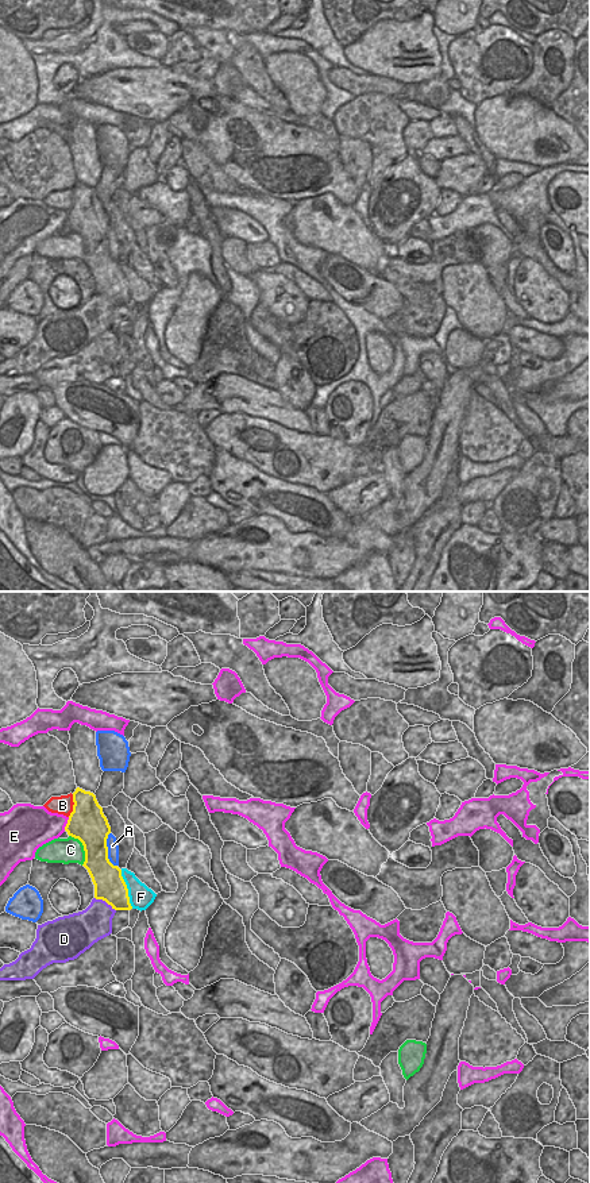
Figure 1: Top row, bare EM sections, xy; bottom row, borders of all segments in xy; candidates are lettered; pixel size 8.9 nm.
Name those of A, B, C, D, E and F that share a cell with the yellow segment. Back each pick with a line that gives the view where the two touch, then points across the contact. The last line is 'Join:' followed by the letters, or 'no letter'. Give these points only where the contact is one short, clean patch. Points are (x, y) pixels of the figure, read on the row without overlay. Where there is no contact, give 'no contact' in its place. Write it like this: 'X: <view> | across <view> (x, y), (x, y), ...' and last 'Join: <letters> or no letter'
Join: no letter

